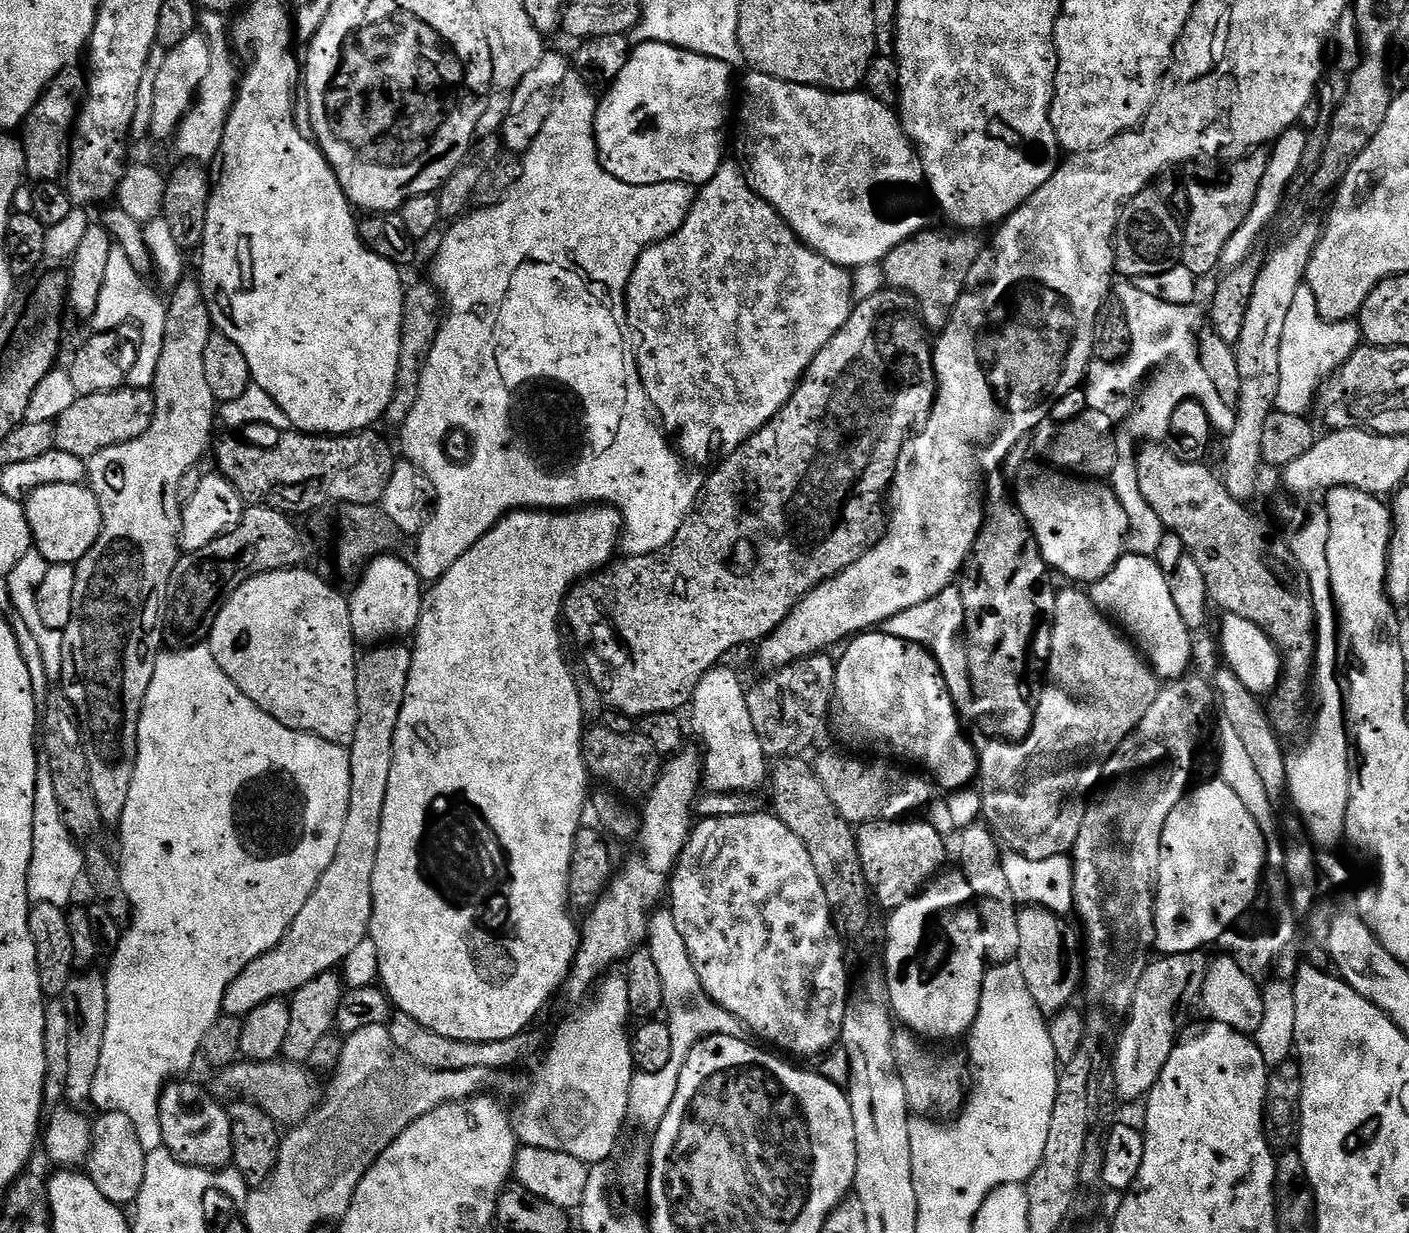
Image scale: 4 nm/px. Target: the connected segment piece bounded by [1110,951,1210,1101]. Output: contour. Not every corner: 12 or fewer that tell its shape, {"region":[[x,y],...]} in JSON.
{"region":[[1203,951],[1161,955],[1138,982],[1110,1075],[1143,1101],[1181,1035]]}

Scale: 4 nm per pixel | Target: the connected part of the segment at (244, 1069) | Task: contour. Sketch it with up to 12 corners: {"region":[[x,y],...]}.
{"region":[[277,1058],[219,1069],[217,1100],[257,1104],[280,1126],[322,1099],[317,1073]]}

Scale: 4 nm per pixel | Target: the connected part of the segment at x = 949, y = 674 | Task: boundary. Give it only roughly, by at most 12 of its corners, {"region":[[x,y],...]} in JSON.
{"region":[[959,585],[883,620],[938,662],[957,712],[973,712]]}

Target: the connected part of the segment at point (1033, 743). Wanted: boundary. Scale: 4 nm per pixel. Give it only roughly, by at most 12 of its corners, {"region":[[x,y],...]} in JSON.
{"region":[[1076,586],[1056,593],[1028,737],[978,752],[983,819],[1071,853],[1161,681]]}

